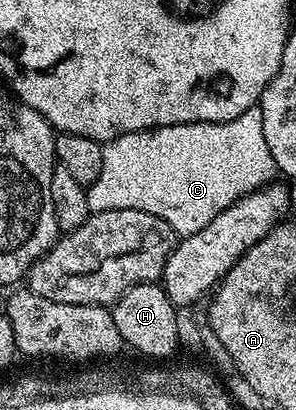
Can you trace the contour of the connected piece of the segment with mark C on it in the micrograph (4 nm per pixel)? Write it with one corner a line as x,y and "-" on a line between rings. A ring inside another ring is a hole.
258,107
244,111
244,115
224,123
201,121
191,125
165,125
163,129
129,133
105,142
102,150
104,167
100,167
100,179
96,179
96,183
92,183
86,190
91,213
117,209
148,211
148,215
156,215
168,222
179,238
208,227
208,223
212,223
220,211
232,207
232,203
273,182
276,177
274,160
268,151
268,143
264,143
264,123
261,108

